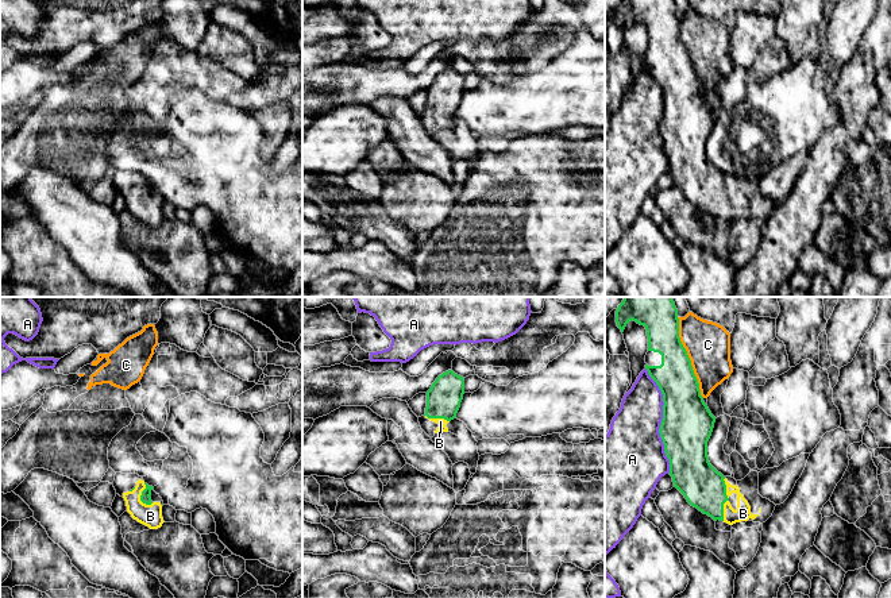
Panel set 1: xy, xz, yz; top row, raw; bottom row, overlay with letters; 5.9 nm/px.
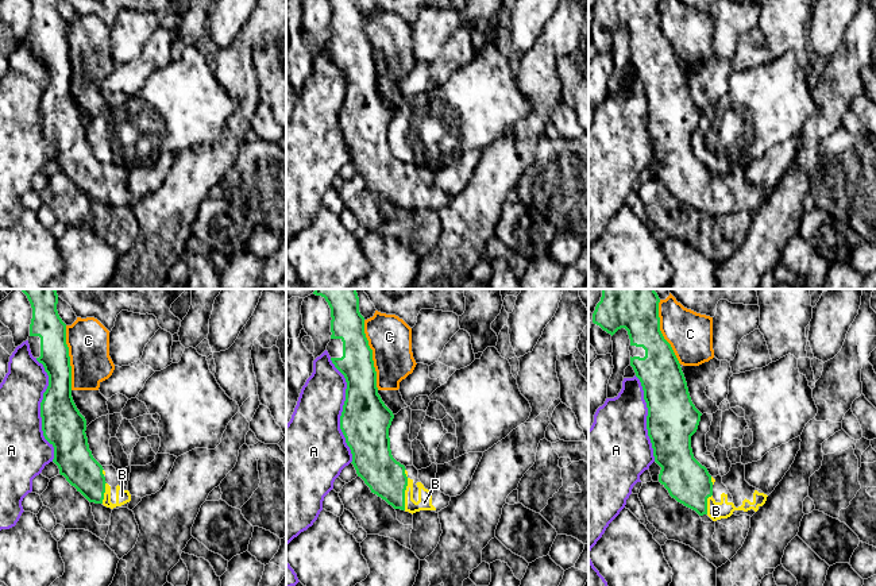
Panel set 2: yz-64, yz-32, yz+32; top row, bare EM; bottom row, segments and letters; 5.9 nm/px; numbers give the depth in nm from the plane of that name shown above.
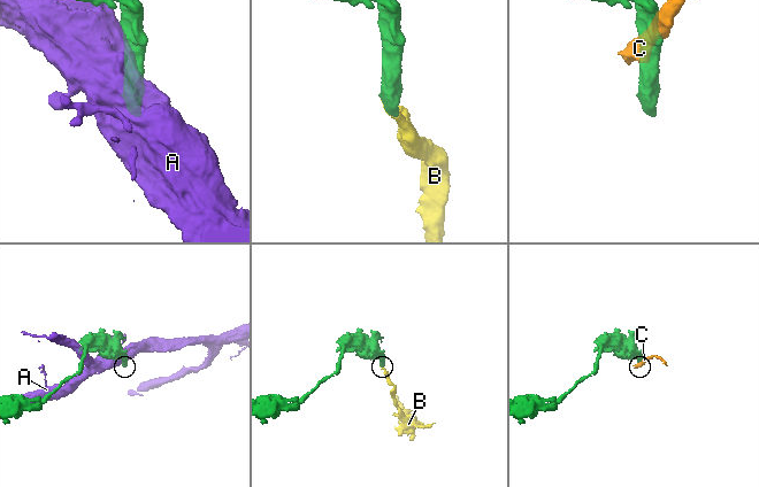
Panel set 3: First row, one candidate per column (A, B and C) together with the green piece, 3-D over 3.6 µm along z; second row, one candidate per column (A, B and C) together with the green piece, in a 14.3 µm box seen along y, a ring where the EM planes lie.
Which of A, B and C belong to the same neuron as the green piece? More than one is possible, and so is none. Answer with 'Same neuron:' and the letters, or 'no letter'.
Same neuron: B

